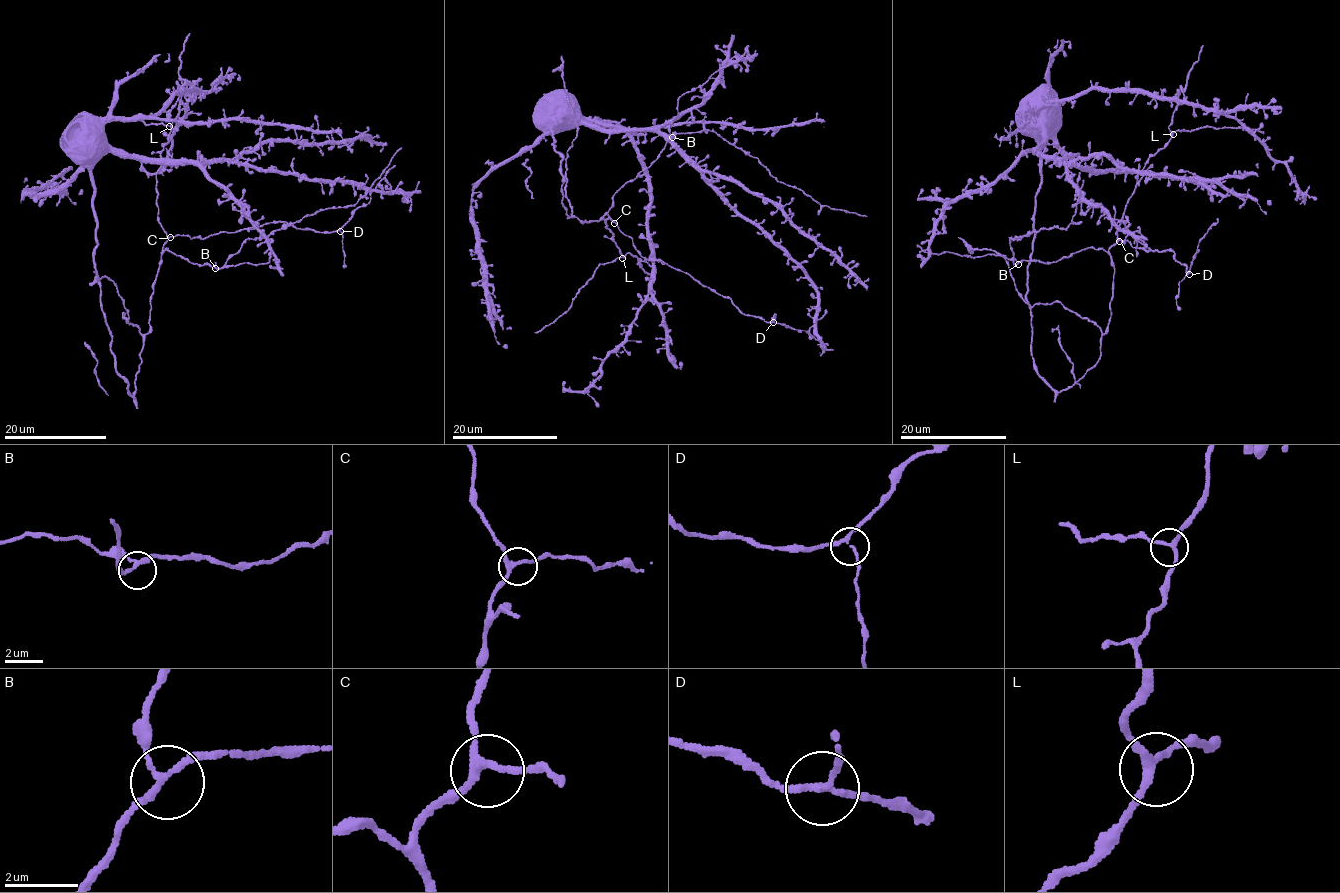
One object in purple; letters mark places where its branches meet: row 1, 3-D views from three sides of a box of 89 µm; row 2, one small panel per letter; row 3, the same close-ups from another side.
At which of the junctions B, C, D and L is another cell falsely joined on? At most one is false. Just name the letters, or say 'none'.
none

